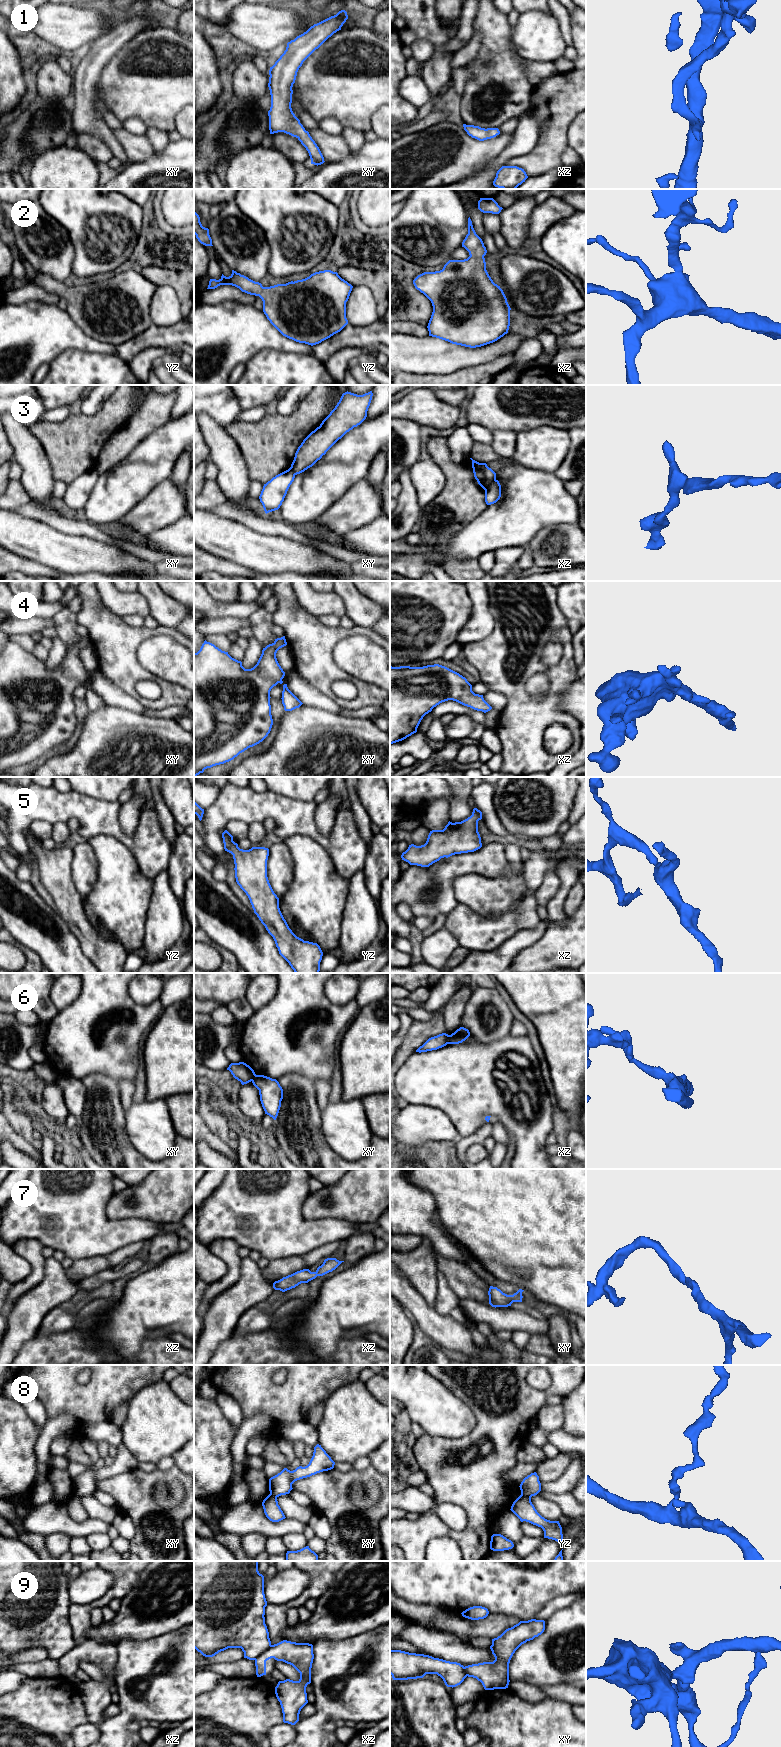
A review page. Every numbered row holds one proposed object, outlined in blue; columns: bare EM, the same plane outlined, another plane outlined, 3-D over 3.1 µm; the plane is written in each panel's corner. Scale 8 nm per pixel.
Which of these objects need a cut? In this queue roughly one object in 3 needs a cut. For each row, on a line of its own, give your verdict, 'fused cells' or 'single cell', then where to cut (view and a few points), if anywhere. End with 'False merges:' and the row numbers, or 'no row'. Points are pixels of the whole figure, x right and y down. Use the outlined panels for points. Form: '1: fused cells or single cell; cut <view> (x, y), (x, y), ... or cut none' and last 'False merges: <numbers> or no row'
1: single cell; cut none
2: single cell; cut none
3: fused cells; cut xz (495, 478), (485, 490)
4: single cell; cut none
5: single cell; cut none
6: fused cells; cut xz (450, 1035), (447, 1043)
7: single cell; cut none
8: fused cells; cut yz (521, 1493), (530, 1497)
9: fused cells; cut xz (271, 1645), (254, 1659)
False merges: 3, 6, 8, 9

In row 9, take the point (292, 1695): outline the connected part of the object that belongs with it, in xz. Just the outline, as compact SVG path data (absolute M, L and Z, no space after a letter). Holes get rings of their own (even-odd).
M283 1640L271 1645L255 1659L256 1675L266 1675L266 1661L274 1658L292 1665L299 1673L300 1679L279 1681L275 1694L280 1702L283 1722L295 1725L299 1721L301 1709L308 1703L306 1687L311 1683L311 1668L314 1659L313 1645Z

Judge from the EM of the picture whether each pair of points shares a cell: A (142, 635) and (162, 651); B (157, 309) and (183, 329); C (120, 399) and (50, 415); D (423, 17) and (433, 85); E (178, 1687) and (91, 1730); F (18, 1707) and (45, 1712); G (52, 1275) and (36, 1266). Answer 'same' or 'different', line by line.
A: different
B: different
C: different
D: same
E: different
F: same
G: different

